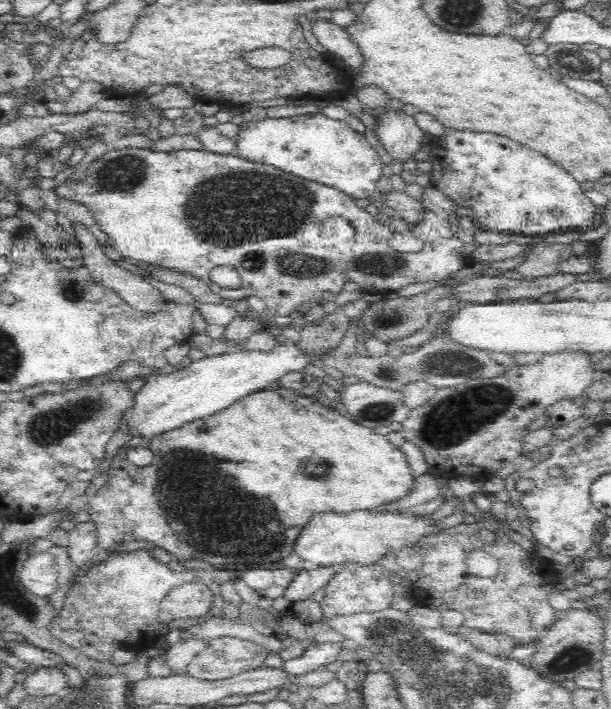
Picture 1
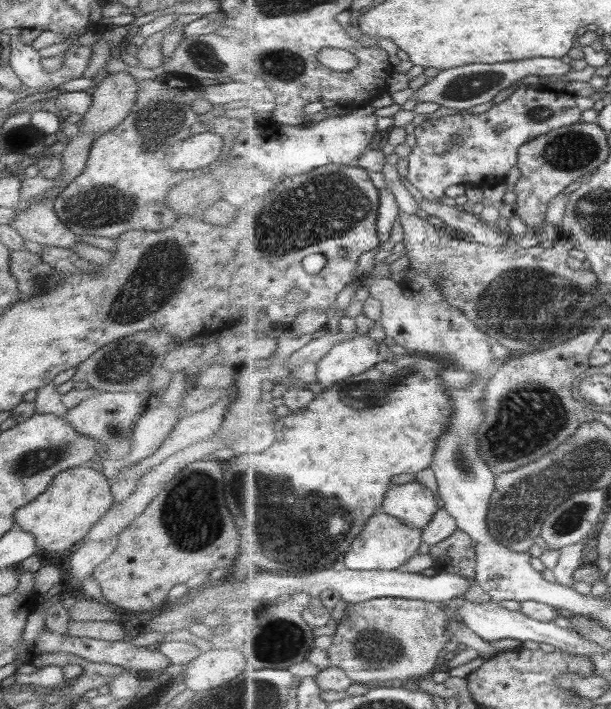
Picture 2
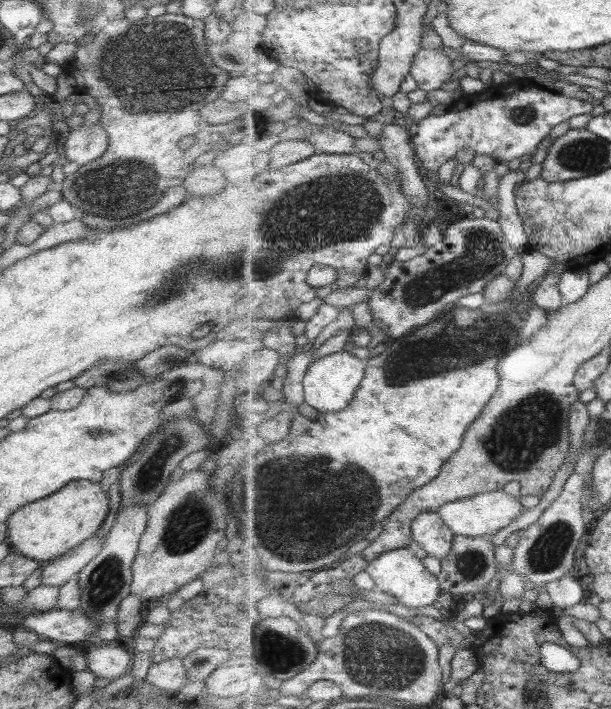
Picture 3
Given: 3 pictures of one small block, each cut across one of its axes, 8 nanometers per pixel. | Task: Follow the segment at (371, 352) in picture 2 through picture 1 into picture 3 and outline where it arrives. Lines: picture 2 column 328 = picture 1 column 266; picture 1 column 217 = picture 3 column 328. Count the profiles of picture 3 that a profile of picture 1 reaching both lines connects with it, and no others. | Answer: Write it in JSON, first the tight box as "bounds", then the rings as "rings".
{"bounds":[304,351,368,413],"rings":[[[349,351],[335,352],[311,363],[304,378],[306,403],[319,413],[339,412],[347,408],[364,381],[368,360],[359,359]]]}

